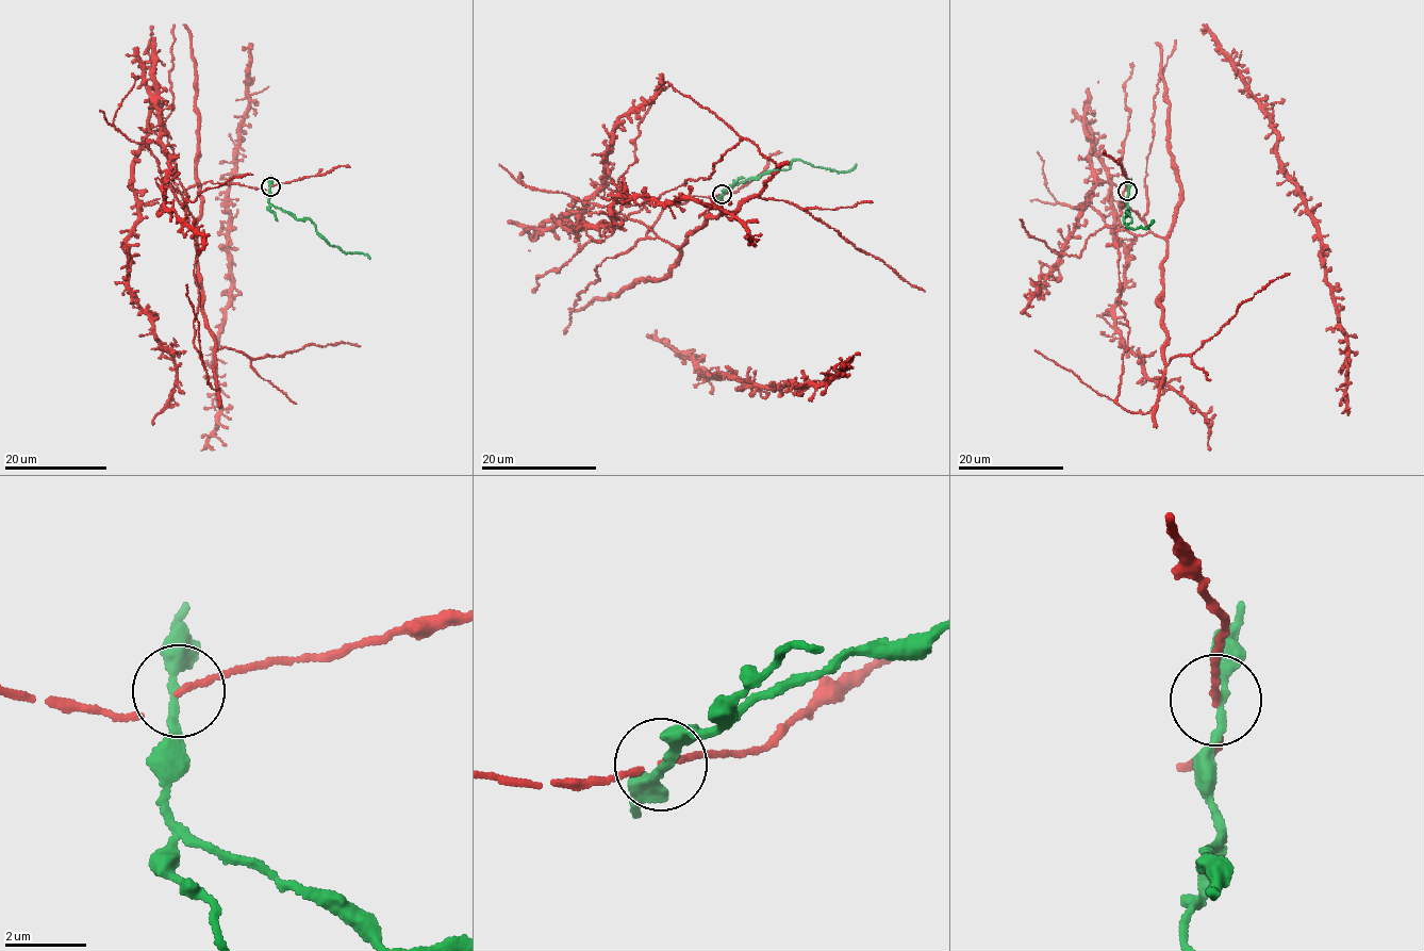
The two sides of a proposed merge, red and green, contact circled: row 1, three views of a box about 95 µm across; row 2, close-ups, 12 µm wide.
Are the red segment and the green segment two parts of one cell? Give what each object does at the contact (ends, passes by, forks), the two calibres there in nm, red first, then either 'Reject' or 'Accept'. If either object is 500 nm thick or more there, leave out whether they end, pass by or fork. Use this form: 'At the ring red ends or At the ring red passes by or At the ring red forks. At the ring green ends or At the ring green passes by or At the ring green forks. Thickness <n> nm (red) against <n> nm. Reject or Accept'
At the ring red passes by. At the ring green passes by. Thickness 110 nm (red) against 220 nm. Reject

